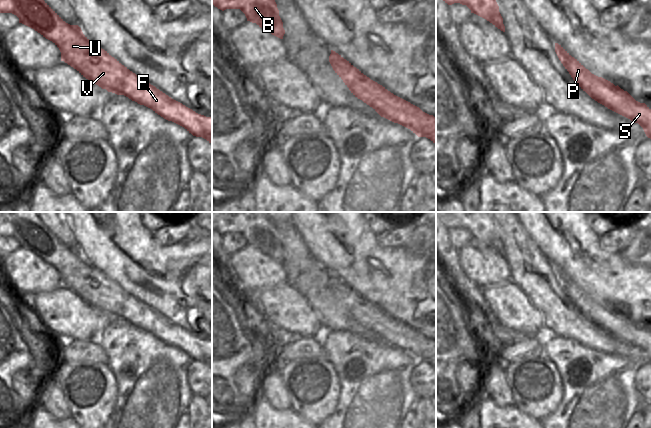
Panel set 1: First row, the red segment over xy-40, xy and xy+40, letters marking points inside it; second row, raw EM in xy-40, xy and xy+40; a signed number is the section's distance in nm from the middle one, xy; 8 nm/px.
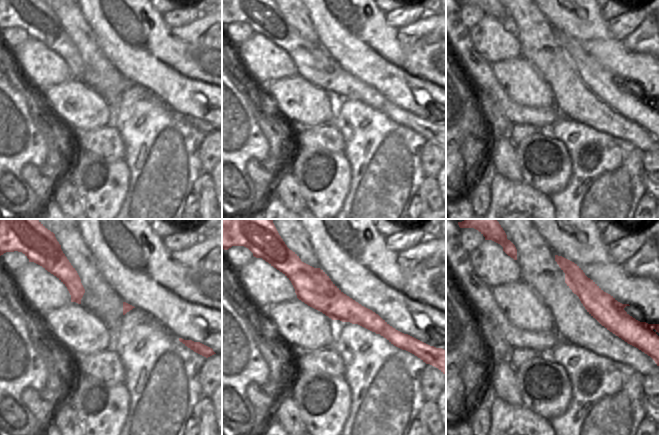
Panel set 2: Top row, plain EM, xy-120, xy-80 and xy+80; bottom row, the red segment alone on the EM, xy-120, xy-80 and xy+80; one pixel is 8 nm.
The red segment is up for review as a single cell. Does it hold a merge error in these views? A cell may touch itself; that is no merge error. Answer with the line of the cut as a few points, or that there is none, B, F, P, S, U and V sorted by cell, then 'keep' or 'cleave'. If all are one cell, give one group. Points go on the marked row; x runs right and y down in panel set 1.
cut xy-40 (152, 85), (144, 87), (141, 90), (144, 97), (135, 101); groups B P U V / F S; cleave

